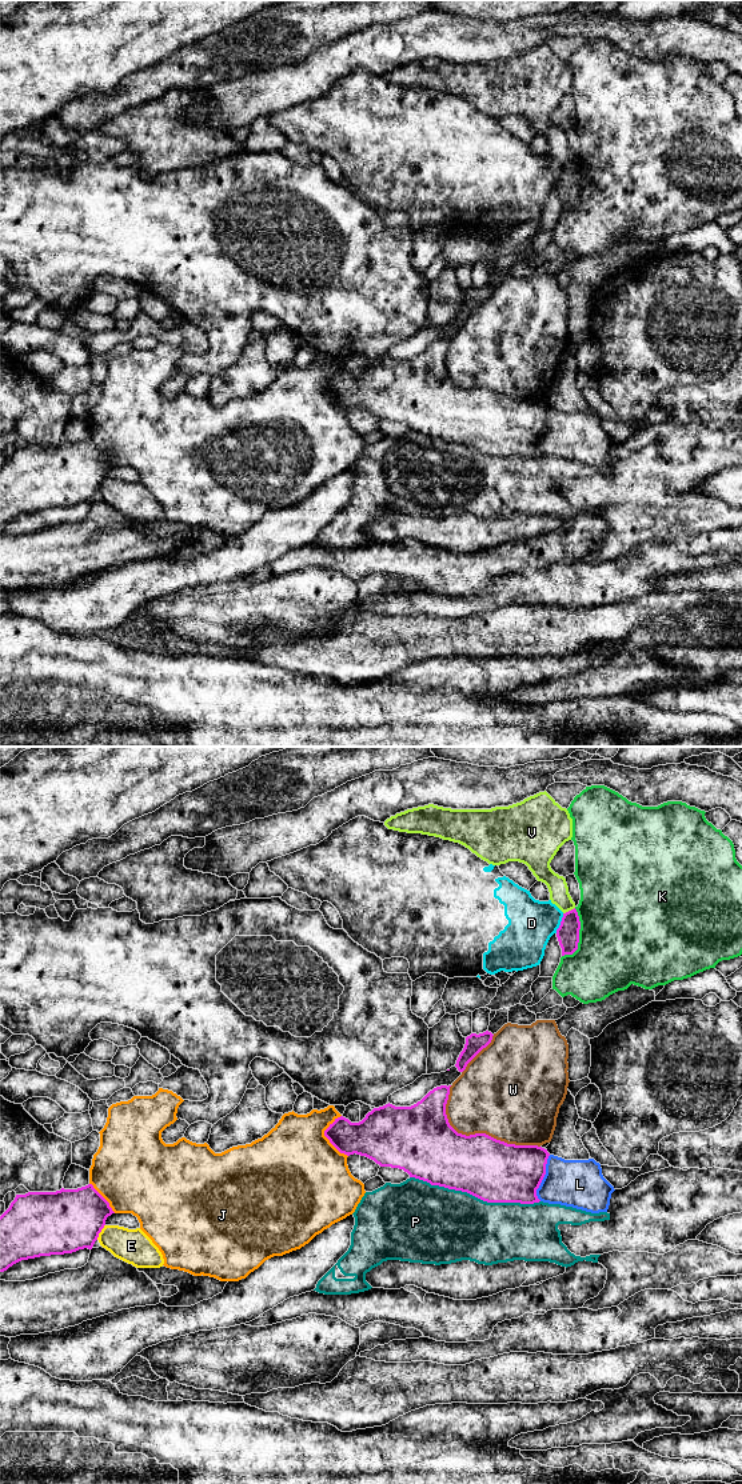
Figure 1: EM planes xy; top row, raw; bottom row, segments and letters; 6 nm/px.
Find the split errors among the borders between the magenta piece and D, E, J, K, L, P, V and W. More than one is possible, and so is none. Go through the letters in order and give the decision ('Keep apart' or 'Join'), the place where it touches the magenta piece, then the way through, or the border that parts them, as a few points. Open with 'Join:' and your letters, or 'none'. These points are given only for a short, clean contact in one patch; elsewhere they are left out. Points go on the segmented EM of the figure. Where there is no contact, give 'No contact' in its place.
Join: none
D: Keep apart. Touches magenta at xy (561, 923)
E: Keep apart. Touches magenta at xy (100, 1231)
J: Keep apart. Touches magenta at xy (326, 1136)
K: Keep apart. Touches magenta at xy (578, 936)
L: Keep apart. Touches magenta at xy (543, 1176)
P: Keep apart. Touches magenta at xy (475, 1196)
V: Keep apart. Touches magenta at xy (569, 911). Boundary: xy (574, 907), (563, 914)
W: Keep apart. Touches magenta at xy (477, 1134)

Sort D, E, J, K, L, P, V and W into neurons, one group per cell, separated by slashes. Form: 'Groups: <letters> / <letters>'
Groups: D / E / J / K / L / P / V / W

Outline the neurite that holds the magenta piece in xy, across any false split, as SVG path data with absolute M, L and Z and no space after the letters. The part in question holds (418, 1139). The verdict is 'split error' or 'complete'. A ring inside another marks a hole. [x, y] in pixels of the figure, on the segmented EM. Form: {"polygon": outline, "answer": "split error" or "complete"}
{"polygon": "M451 1085L430 1091L411 1107L386 1104L374 1108L359 1123L340 1116L324 1131L330 1143L347 1156L360 1155L380 1167L403 1169L431 1185L467 1192L487 1203L534 1204L550 1153L538 1145L515 1145L486 1133L462 1135L448 1123L446 1104Z", "answer": "complete"}

